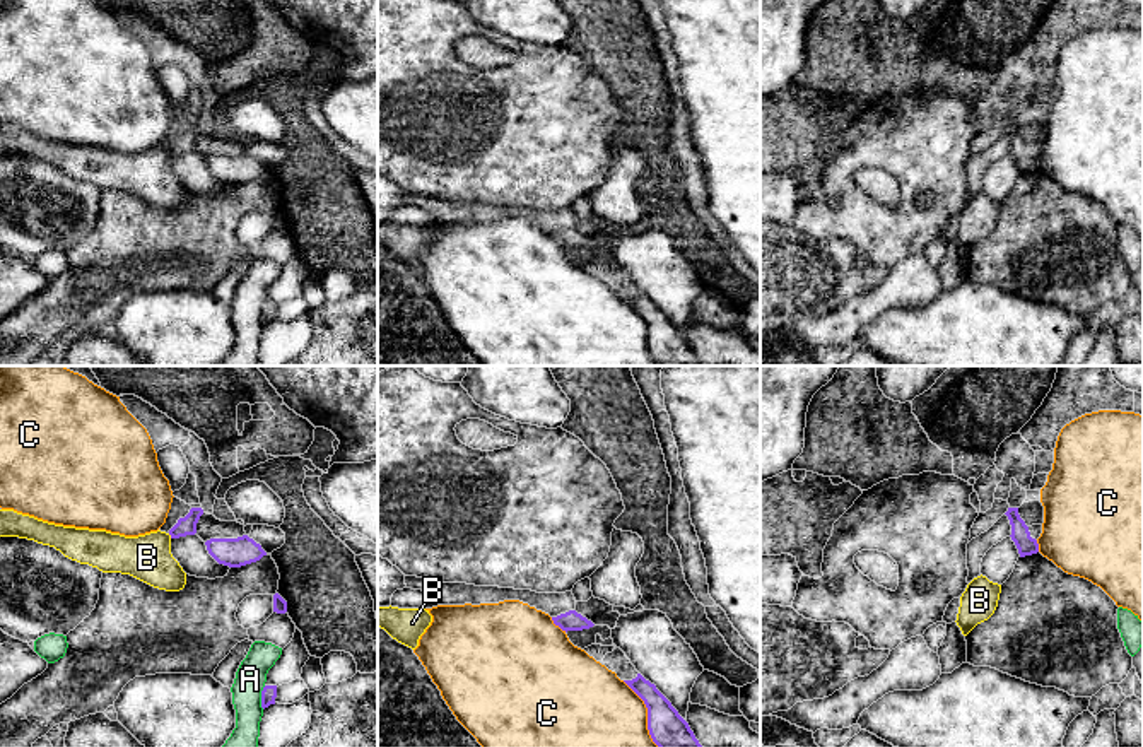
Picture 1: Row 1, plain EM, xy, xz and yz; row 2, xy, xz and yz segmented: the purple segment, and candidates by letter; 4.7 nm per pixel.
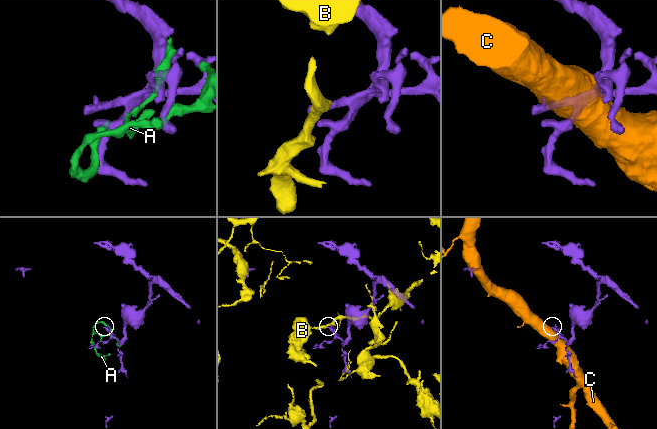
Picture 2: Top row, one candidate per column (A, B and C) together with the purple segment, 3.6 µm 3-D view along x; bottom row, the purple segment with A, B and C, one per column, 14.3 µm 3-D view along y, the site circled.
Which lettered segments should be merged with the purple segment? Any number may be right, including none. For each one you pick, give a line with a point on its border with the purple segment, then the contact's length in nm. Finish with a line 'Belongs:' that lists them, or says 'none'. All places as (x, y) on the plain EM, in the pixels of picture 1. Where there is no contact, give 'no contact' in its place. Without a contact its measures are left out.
Belongs: none

